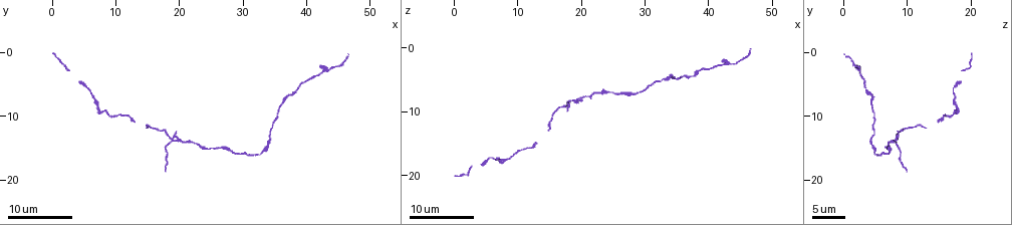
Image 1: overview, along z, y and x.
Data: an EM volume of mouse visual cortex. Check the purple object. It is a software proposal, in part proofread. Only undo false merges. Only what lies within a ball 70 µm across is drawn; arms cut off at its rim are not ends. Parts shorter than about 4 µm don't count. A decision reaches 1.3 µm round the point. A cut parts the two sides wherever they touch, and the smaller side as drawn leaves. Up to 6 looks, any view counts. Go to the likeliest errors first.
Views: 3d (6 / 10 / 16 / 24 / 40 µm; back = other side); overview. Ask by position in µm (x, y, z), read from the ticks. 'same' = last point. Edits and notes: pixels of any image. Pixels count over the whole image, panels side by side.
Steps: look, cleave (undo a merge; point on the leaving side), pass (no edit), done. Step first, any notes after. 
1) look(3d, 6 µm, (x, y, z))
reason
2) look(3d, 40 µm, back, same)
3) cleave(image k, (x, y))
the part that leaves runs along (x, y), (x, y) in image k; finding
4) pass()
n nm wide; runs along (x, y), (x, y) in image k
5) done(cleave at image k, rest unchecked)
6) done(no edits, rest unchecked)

look(3d, 16 µm, (43.5, 3.0, 2.5))
two arms in line, one across

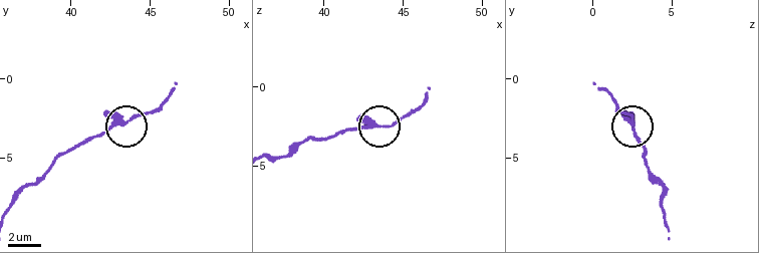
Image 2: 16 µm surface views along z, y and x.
look(3d, 6 µm, (43.4, 2.8, 2.3))

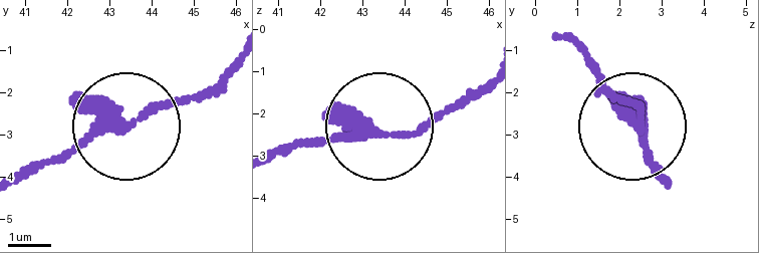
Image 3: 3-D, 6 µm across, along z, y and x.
pass()
3 arms; one cell here

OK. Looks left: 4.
look(3d, 24 µm, (6.0, 6.0, 17.5))
calibre changes

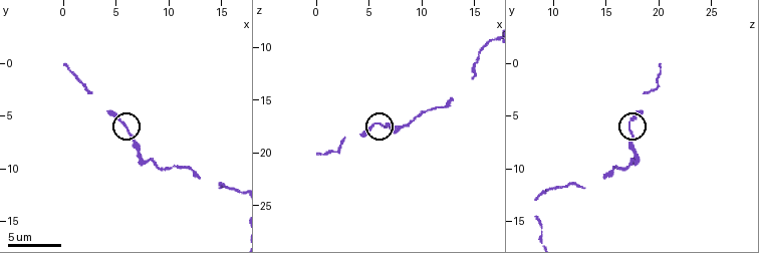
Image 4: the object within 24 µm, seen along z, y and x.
look(3d, 10 µm, (5.8, 5.8, 17.4))
zoom in

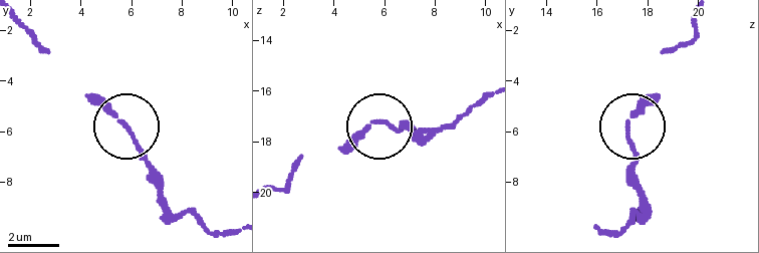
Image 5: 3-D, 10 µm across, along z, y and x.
look(3d, 10 µm, back, (5.7, 5.8, 17.2))

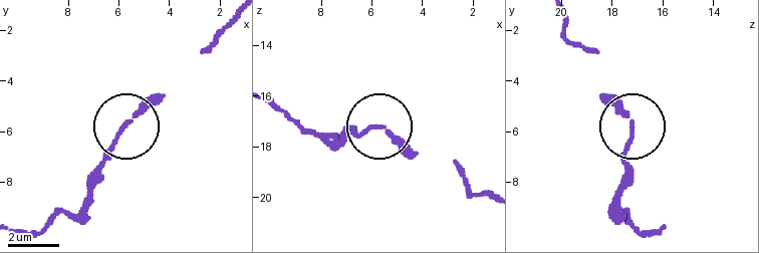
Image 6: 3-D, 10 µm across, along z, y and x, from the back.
pass()
all the same cell

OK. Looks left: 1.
done(no edits, rest unchecked)

